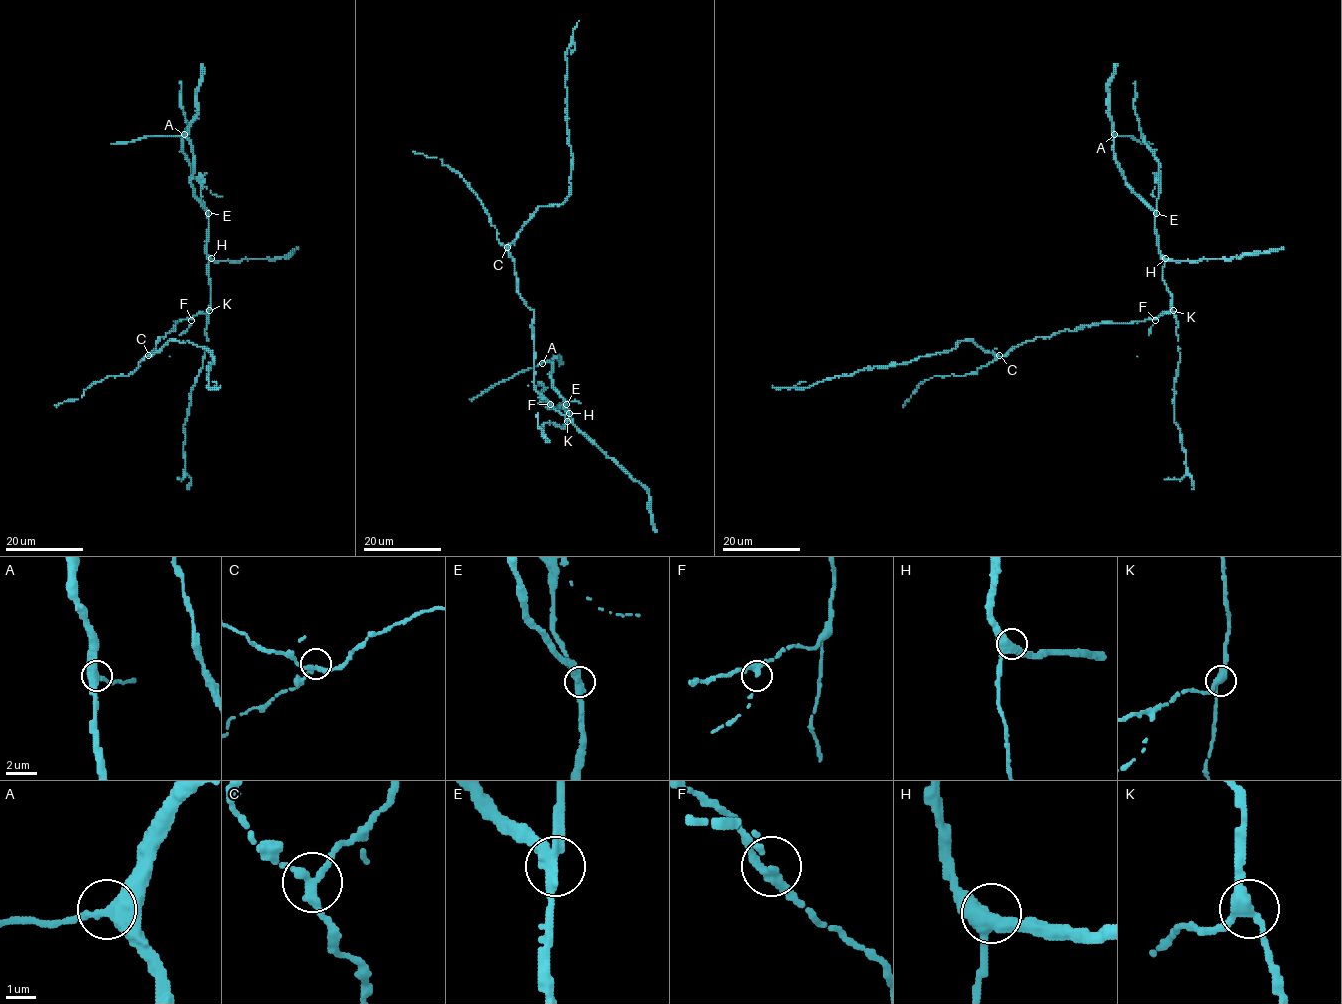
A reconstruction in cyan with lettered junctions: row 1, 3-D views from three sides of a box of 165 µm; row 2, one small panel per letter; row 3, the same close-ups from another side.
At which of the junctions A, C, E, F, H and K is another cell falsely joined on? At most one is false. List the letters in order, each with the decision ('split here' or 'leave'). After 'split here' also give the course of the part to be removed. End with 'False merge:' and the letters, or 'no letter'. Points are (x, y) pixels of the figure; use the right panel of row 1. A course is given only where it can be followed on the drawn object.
A: leave
C: leave
E: split here | (1156, 212), (1159, 162), (1140, 130), (1134, 106), (1135, 82)
F: leave
H: leave
K: leave
False merge: E

